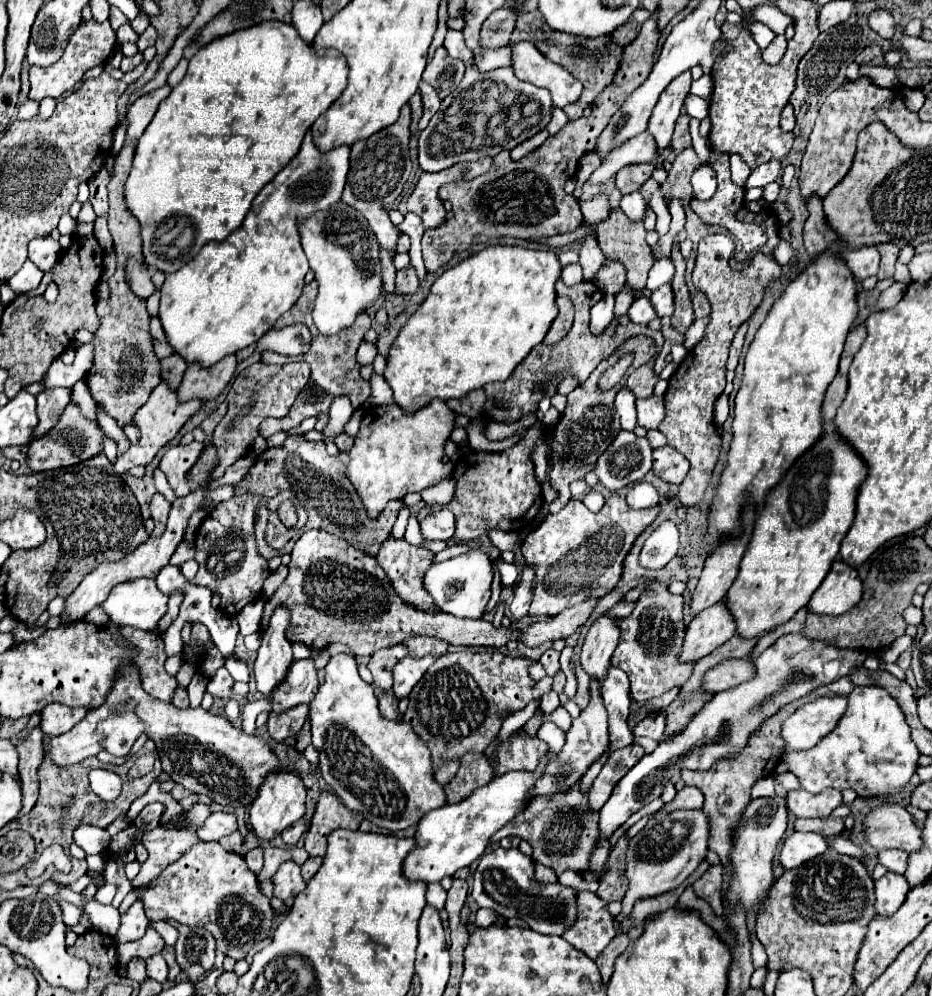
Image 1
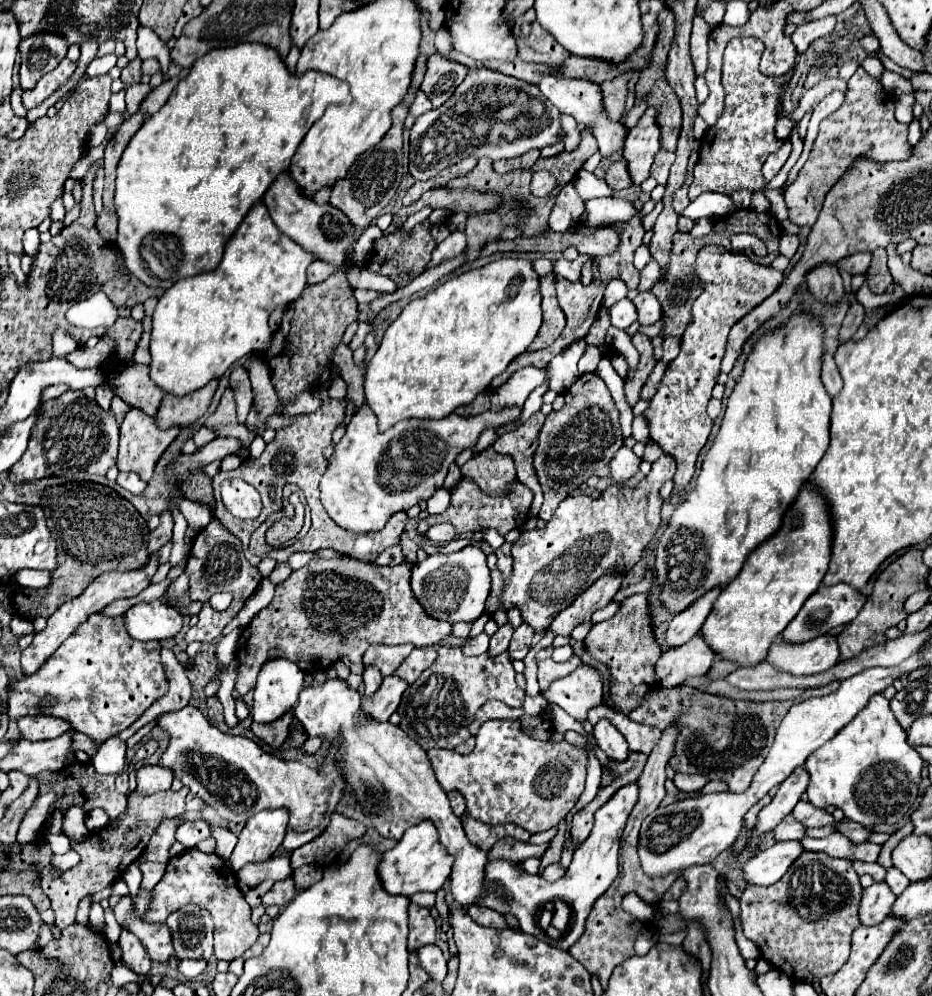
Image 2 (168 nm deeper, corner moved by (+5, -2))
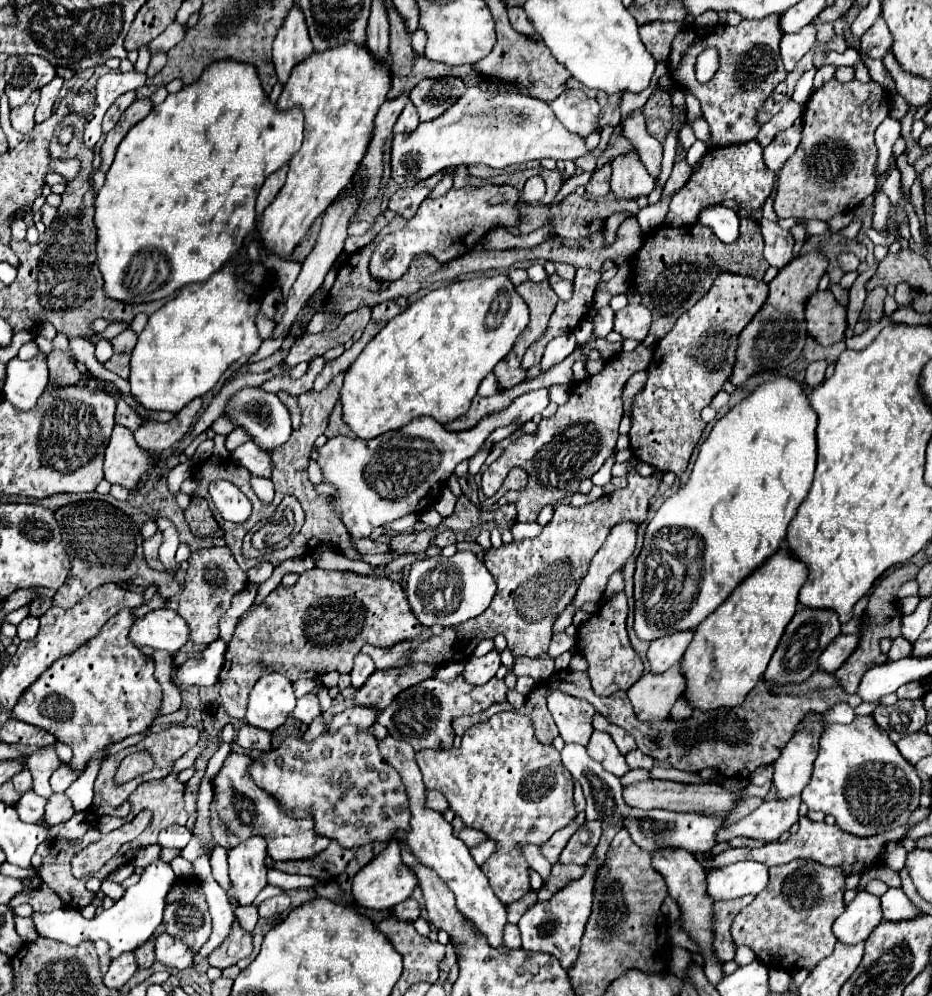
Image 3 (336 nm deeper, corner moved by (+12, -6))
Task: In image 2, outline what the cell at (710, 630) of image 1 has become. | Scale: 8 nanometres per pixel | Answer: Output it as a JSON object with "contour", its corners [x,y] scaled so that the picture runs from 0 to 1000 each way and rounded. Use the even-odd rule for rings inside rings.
{"contour":[[[752,637],[741,641],[735,649],[726,653],[716,653],[703,669],[705,689],[707,691],[724,691],[735,687],[737,681],[756,679],[765,667],[765,653],[752,645]]]}

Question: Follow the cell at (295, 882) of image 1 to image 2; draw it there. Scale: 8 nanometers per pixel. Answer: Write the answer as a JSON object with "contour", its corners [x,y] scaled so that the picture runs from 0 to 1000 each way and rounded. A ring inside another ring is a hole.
{"contour":[[[308,882],[308,884],[302,884],[302,886],[295,886],[293,892],[282,900],[282,910],[308,910],[317,900],[317,888],[314,888],[314,882]]]}

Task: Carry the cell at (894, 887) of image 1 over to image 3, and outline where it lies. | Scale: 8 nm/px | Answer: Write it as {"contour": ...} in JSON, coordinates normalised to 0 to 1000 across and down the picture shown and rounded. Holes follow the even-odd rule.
{"contour":[[[921,896],[921,900],[908,910],[906,918],[895,926],[895,940],[906,948],[918,948],[933,940],[933,934],[946,926],[944,902],[931,896]]]}

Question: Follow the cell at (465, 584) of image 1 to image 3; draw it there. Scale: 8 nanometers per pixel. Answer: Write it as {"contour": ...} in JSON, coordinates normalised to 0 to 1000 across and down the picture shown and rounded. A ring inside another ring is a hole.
{"contour":[[[489,554],[487,558],[479,560],[474,556],[457,558],[453,562],[442,564],[438,582],[436,582],[436,596],[442,608],[442,614],[451,622],[453,629],[491,629],[504,620],[517,616],[532,594],[532,584],[528,576],[521,572],[519,564],[511,560],[509,554]]]}

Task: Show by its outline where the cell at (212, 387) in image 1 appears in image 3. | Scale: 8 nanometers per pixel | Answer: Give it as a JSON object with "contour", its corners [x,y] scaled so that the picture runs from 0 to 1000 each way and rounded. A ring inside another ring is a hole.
{"contour":[[[208,400],[208,404],[204,404],[204,408],[197,408],[191,416],[187,416],[187,420],[182,424],[170,424],[170,422],[155,424],[144,434],[144,440],[155,452],[172,456],[174,452],[187,448],[189,444],[193,444],[200,438],[206,422],[215,410],[217,410],[217,400]]]}

